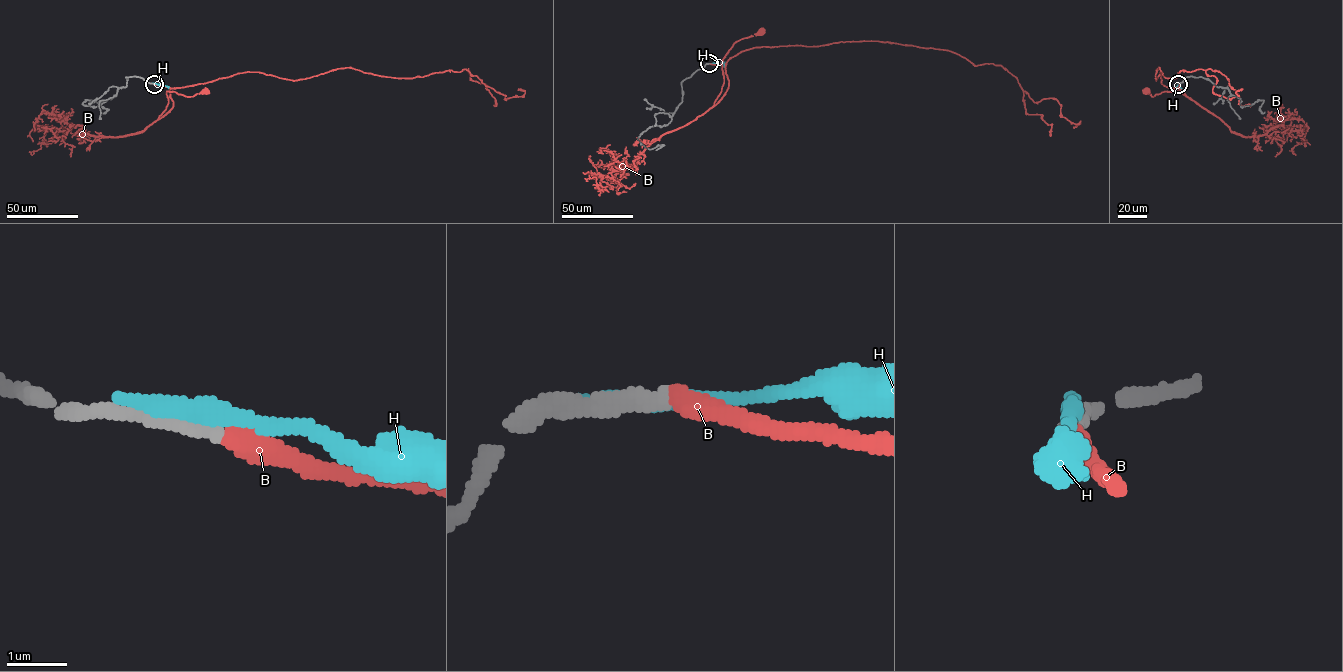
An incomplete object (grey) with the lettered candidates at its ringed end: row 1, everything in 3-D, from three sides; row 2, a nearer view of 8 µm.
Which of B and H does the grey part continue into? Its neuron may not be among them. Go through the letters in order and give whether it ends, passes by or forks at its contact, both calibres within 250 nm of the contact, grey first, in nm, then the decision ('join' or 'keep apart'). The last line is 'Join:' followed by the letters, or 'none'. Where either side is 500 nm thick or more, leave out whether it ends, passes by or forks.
B: it ends; calibres 260 and 400 nm; join
H: it ends; calibres 360 and 400 nm; keep apart
Join: B

